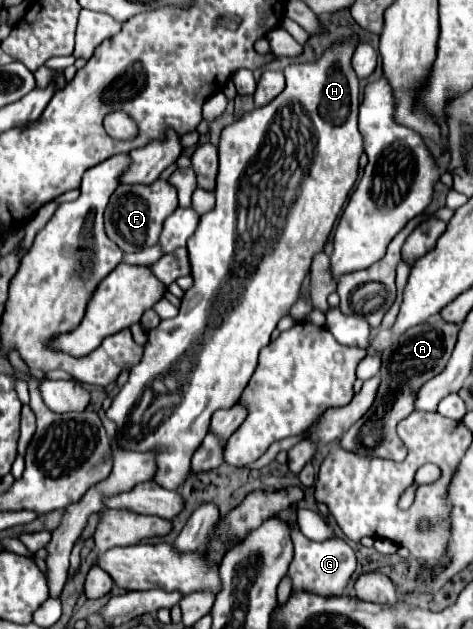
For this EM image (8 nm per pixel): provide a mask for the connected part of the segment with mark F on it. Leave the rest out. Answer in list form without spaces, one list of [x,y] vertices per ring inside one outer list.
[[[155,180],[153,184],[121,184],[105,210],[105,230],[123,252],[139,252],[157,244],[161,226],[175,208],[177,190],[167,180]]]

